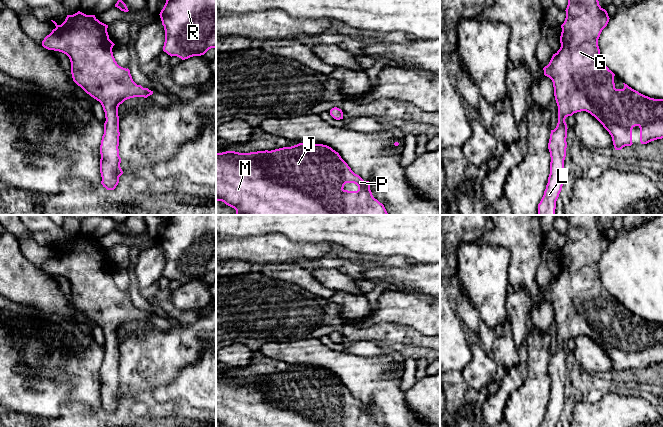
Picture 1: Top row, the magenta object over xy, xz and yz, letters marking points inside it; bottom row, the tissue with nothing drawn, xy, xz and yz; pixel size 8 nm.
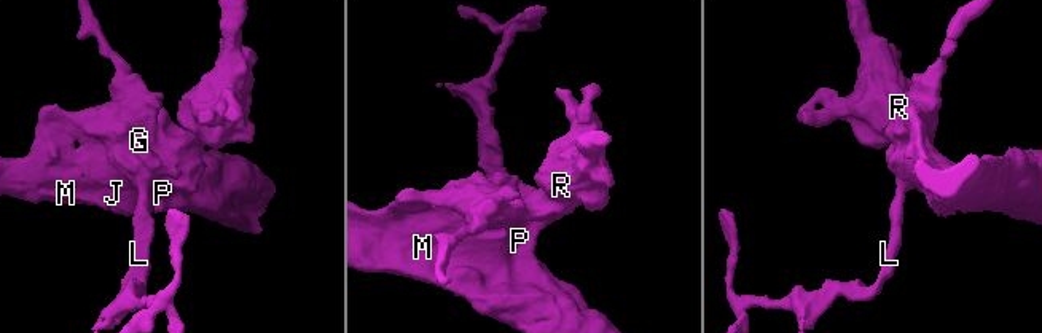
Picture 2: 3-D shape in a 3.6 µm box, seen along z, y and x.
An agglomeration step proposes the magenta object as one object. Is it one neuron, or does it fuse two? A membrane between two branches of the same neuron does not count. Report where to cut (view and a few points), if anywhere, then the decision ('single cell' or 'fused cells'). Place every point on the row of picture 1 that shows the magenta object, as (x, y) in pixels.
no cut; single cell

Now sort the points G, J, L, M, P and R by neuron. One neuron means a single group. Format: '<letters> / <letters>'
G J L M P R

